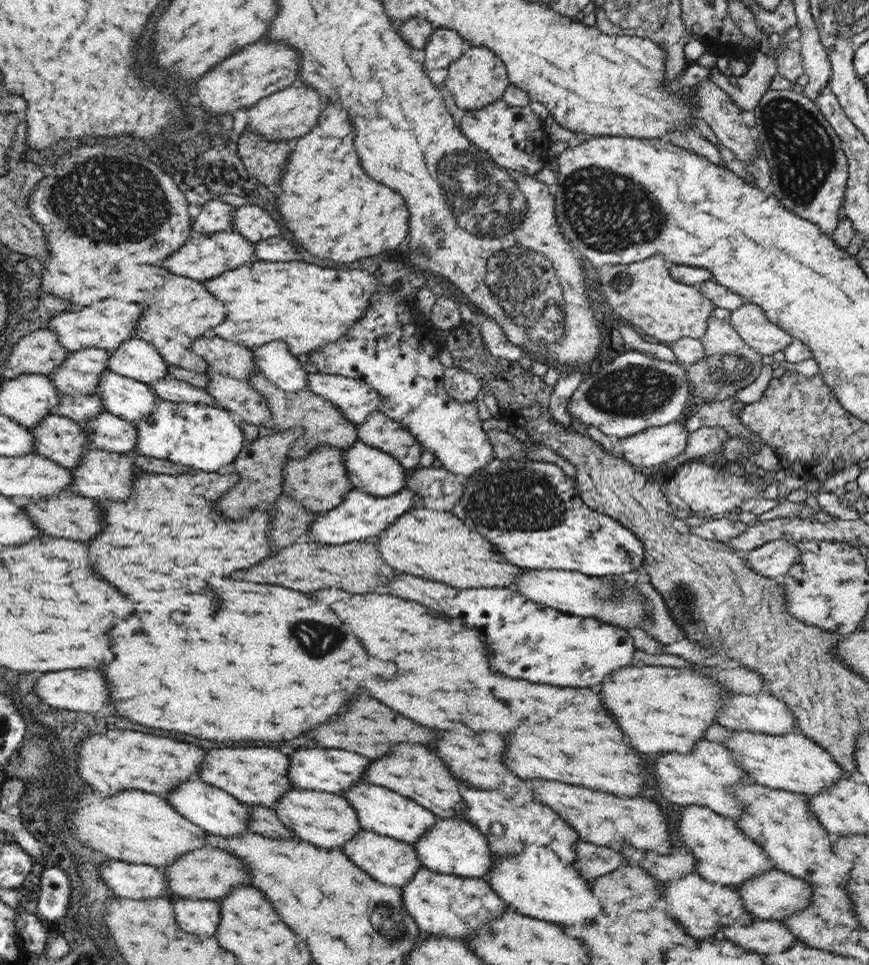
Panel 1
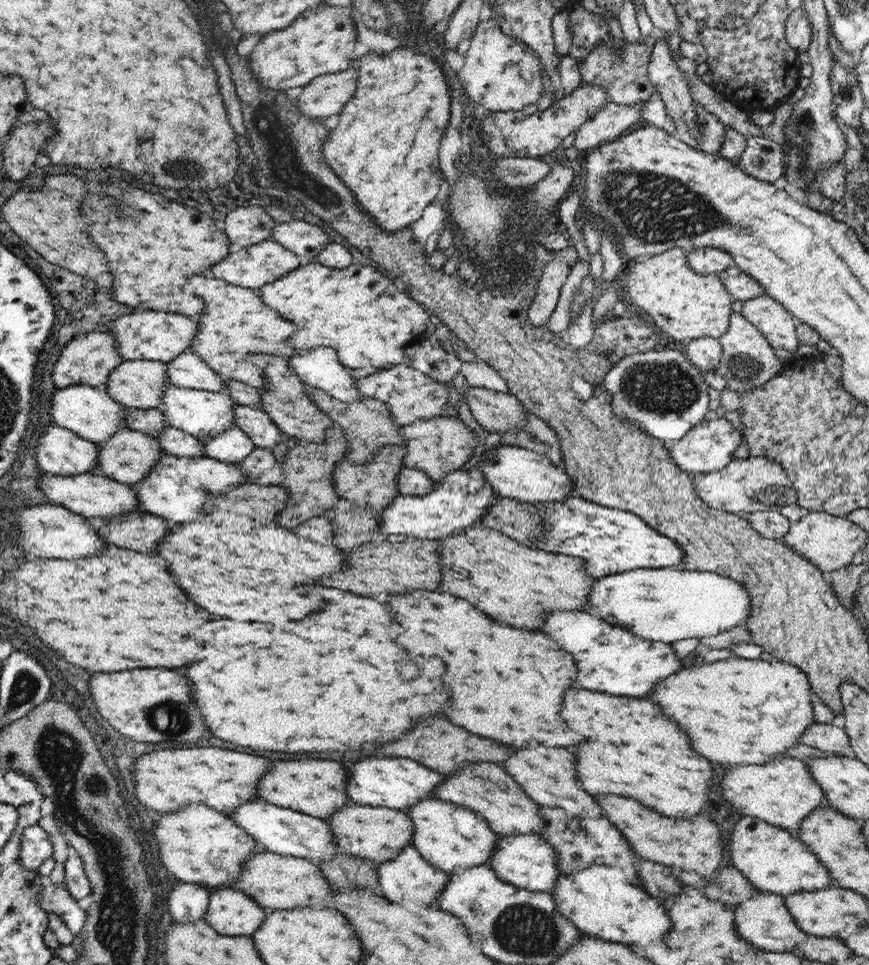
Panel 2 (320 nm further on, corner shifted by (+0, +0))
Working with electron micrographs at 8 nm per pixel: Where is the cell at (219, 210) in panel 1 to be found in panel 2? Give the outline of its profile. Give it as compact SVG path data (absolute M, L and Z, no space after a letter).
M250 206L229 212L222 230L226 236L229 236L231 242L229 248L236 251L242 247L270 240L274 227L274 220L266 214L264 208Z

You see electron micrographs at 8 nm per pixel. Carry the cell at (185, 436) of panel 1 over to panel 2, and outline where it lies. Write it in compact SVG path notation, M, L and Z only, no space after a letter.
M234 426L220 434L207 436L202 442L204 458L212 458L222 463L238 464L256 448L253 440L243 430Z

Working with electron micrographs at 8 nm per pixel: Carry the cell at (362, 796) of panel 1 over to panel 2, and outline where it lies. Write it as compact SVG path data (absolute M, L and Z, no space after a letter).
M436 798L421 800L404 812L414 823L412 845L430 865L454 875L490 863L500 835L477 812Z

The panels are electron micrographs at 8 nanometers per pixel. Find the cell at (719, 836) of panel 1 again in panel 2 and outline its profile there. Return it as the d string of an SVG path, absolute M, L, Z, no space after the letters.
M744 815L734 826L728 853L732 868L756 887L758 891L788 897L800 892L836 886L830 872L820 859L788 829L772 826L755 816Z

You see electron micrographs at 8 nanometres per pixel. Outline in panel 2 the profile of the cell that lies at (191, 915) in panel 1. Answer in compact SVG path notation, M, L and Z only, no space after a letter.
M215 888L204 920L223 936L253 936L266 920L264 908L236 888Z

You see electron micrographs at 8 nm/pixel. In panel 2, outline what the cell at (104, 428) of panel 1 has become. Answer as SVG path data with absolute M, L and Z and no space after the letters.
M167 427L154 438L161 445L162 453L176 457L204 457L204 443L197 436L188 434L183 430L174 427Z

